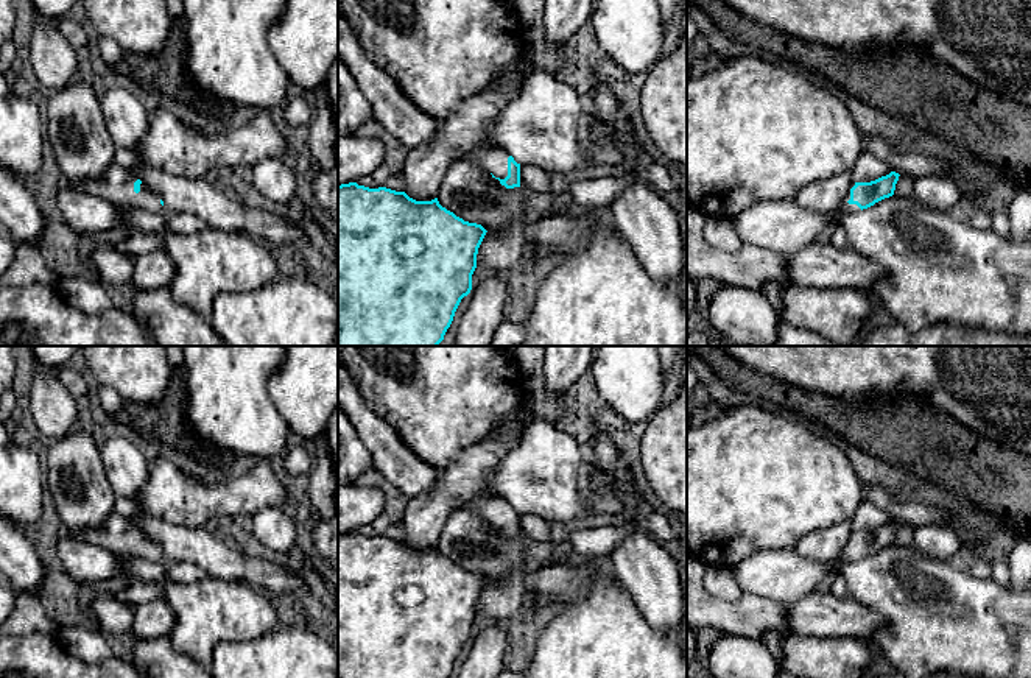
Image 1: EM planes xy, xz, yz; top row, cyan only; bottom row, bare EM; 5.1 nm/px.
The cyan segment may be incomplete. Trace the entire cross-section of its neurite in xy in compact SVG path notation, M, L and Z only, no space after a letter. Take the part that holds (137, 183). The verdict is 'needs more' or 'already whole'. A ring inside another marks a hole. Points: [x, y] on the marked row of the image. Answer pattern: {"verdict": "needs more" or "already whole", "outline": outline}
{"verdict": "needs more", "outline": "M112 164L98 179L70 184L73 189L101 196L120 206L131 206L153 214L165 214L160 196L148 189L129 168Z"}

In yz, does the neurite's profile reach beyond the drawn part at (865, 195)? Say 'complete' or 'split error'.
split error

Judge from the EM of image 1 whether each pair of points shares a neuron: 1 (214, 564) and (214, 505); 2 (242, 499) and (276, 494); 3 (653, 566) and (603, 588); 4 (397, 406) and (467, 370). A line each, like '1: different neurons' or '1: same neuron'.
1: different neurons
2: same neuron
3: different neurons
4: same neuron

